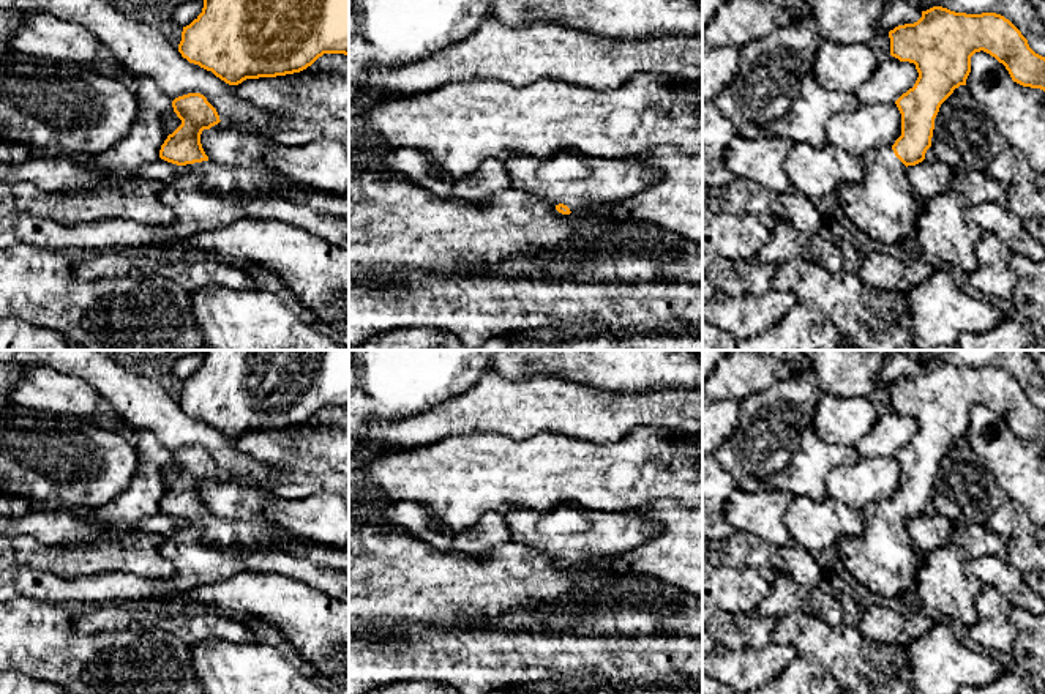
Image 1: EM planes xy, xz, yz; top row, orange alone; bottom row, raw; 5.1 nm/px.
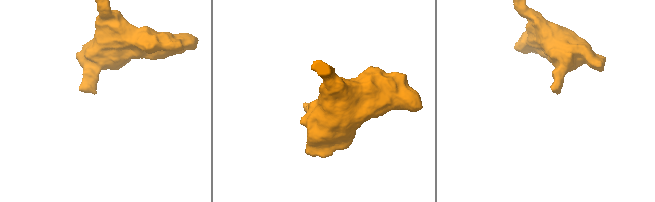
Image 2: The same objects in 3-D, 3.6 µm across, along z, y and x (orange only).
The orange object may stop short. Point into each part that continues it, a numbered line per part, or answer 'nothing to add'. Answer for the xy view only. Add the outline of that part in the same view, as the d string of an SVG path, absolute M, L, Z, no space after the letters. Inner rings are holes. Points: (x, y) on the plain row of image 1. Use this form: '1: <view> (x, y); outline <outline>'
1: xy (207, 549); outline M210 513L186 517L177 533L159 546L159 554L174 565L170 577L148 579L112 571L63 579L27 566L2 568L0 603L27 598L54 604L87 601L134 606L142 599L189 598L196 590L242 571L257 571L290 577L349 604L349 573L320 566L284 549L281 538L286 533L290 532L262 516L248 520Z

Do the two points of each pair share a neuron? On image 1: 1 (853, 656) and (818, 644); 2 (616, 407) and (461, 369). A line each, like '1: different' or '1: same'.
1: same
2: different

